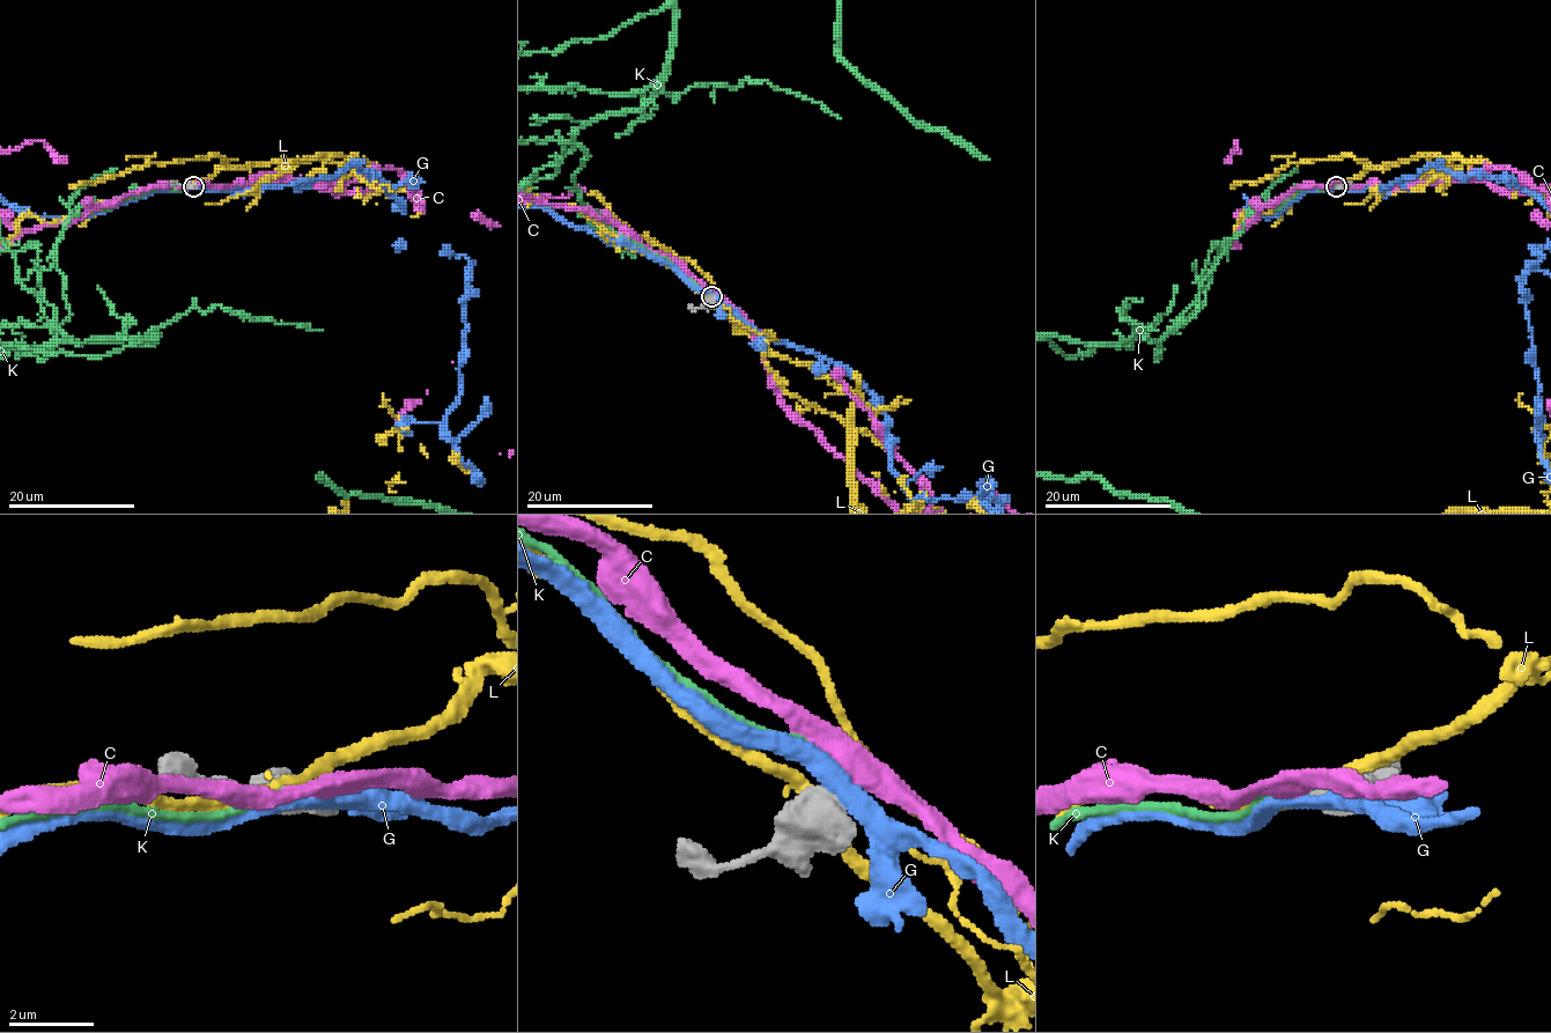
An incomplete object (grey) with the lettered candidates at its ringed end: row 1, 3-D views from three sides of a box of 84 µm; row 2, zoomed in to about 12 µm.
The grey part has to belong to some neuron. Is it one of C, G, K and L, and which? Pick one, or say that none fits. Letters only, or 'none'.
C

